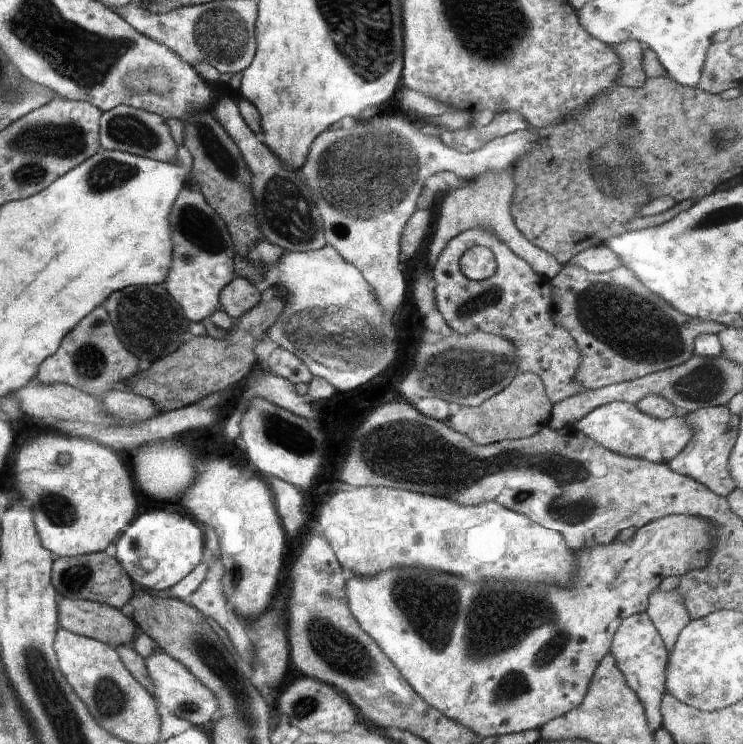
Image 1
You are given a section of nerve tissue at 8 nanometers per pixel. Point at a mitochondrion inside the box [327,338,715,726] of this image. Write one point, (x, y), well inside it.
(495, 620)

